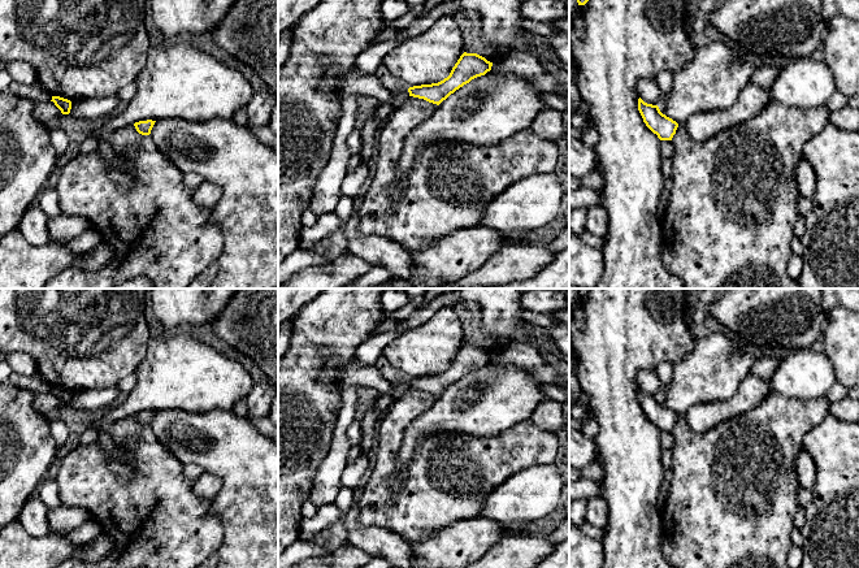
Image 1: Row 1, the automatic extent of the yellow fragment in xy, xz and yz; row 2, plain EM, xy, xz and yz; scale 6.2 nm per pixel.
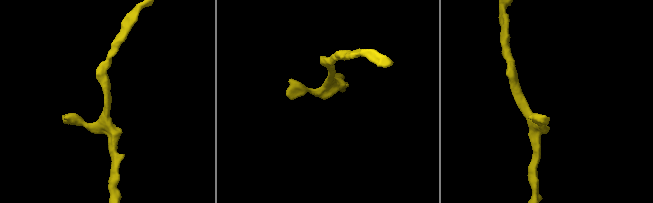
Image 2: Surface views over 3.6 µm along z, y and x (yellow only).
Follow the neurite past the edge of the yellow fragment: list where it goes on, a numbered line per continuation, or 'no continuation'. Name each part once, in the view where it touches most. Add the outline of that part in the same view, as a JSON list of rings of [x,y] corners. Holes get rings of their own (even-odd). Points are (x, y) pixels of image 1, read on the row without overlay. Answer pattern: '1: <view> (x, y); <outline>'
no continuation

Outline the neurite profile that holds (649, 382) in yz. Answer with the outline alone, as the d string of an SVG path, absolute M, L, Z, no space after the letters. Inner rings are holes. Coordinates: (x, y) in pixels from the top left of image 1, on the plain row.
M638 370L637 381L639 389L647 395L659 396L663 390L663 385L654 372Z

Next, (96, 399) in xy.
M116 387L79 390L71 393L69 407L88 411L105 411L116 406L122 395Z

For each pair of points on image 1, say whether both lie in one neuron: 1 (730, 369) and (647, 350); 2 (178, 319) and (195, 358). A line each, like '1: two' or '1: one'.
1: two
2: two

